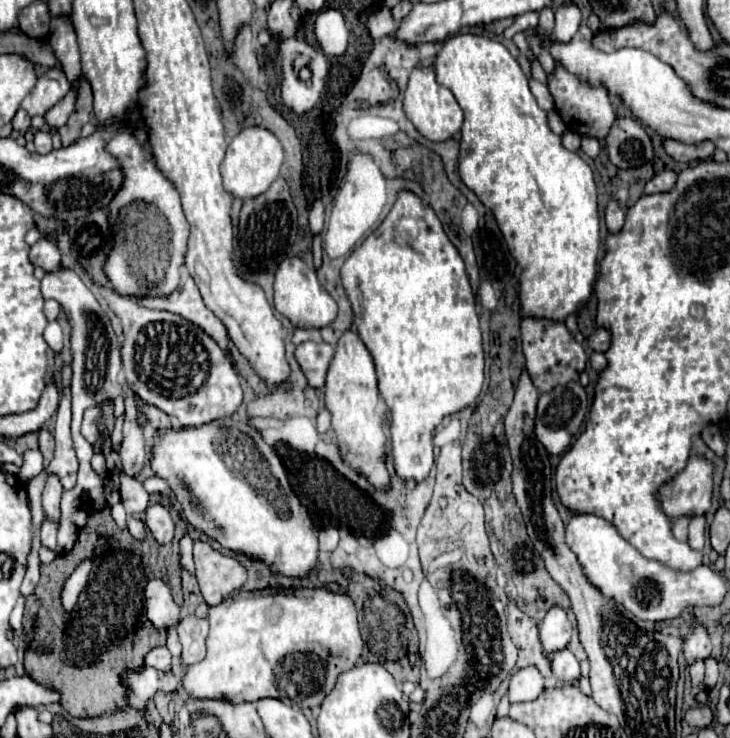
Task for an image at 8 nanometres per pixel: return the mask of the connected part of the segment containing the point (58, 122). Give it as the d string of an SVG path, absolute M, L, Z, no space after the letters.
M72 86L70 92L68 92L56 106L52 106L52 108L44 114L48 126L50 126L50 128L60 128L60 126L64 126L66 120L68 120L68 116L70 116L70 112L74 110L74 102L76 102L76 86Z

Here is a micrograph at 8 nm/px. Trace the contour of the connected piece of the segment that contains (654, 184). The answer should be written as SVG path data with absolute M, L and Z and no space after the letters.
M662 170L658 174L654 174L646 186L644 186L644 194L656 194L656 192L664 192L670 190L676 182L676 174L672 170Z

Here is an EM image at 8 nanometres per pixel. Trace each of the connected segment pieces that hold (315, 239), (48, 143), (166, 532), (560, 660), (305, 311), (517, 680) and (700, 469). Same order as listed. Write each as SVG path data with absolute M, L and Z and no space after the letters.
M316 234L312 237L312 247L311 247L312 255L313 255L313 263L314 267L318 269L322 264L322 236L320 234Z
M38 130L34 134L34 146L36 146L38 154L48 154L52 150L52 136L50 136L50 132Z
M160 502L148 506L148 510L146 510L146 526L150 528L150 532L152 532L152 536L154 536L154 540L158 544L168 544L168 540L174 538L172 516L170 516L168 508L162 506Z
M564 648L552 656L552 672L562 682L576 682L580 678L580 666L576 656Z
M284 258L274 274L274 306L280 314L290 318L302 328L322 328L336 318L334 298L320 286L316 270L306 266L300 258Z
M536 666L520 668L510 680L510 702L530 702L536 700L540 690L544 690L544 676Z
M690 456L686 468L658 488L660 510L676 522L682 516L696 518L708 512L712 498L712 466L700 456Z

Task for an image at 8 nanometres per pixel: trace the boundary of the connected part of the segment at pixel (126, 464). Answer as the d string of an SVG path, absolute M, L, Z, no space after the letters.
M126 396L124 406L126 406L126 416L124 416L124 438L122 438L122 468L126 474L136 476L146 464L142 424L138 422L140 410L134 396Z

